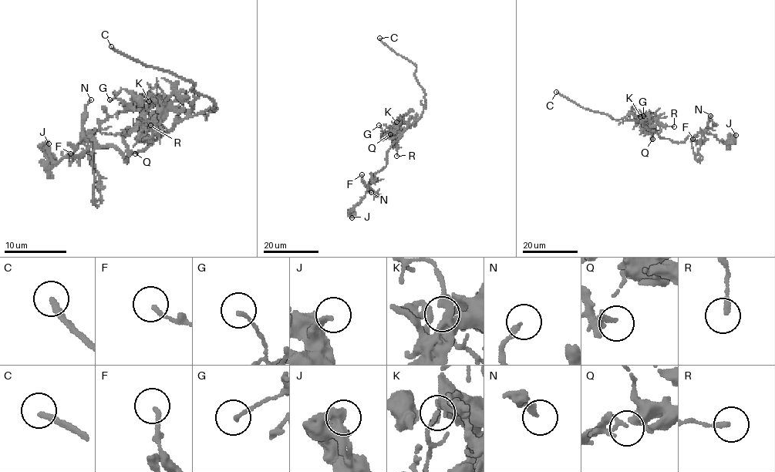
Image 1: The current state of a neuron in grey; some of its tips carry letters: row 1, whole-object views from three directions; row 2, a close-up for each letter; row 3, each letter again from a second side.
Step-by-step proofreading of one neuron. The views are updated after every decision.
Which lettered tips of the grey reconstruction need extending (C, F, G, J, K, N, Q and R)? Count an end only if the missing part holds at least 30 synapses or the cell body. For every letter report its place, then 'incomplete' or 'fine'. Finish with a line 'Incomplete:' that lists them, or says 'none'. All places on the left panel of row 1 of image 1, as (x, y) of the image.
C: (111, 46) | incomplete
F: (70, 153) | fine
G: (109, 99) | fine
J: (48, 143) | fine
K: (149, 101) | fine
N: (91, 99) | fine
Q: (135, 153) | fine
R: (150, 125) | fine
Incomplete: C

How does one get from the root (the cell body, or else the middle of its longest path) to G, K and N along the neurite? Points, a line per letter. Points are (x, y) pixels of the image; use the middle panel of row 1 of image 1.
G: (409, 126), (403, 123), (391, 133), (383, 131), (379, 125)
K: (409, 126), (402, 128), (395, 126), (396, 122)
N: (409, 126), (387, 153), (386, 165), (375, 174), (368, 185), (367, 189), (371, 192)

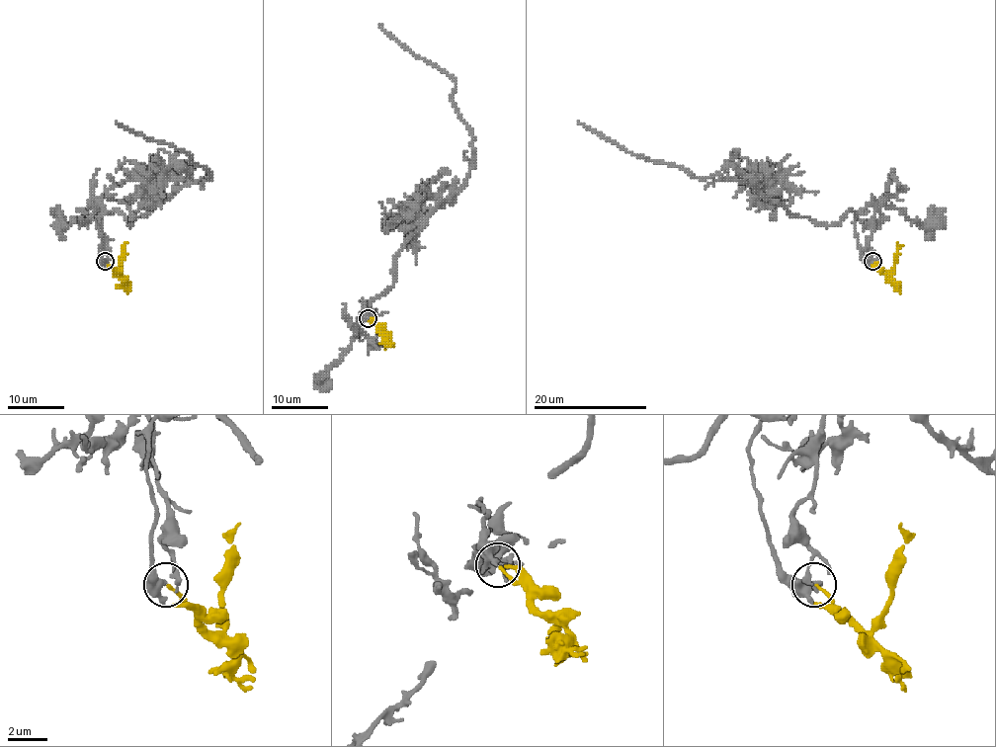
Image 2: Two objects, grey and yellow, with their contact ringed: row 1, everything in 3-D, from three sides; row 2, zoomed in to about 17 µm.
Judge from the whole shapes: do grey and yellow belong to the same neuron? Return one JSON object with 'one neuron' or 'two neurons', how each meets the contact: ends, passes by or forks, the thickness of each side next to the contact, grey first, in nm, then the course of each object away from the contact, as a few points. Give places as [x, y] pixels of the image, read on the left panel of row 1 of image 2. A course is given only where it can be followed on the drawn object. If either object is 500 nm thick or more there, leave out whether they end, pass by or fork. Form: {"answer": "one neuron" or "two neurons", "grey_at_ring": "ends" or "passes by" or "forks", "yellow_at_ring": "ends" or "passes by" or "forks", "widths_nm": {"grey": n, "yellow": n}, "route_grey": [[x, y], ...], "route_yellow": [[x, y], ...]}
{"answer": "two neurons", "grey_at_ring": "forks", "yellow_at_ring": "ends", "widths_nm": {"grey": 260, "yellow": 150}, "route_grey": [[104, 261], [103, 213], [120, 211], [130, 224], [177, 190], [211, 177], [187, 160], [192, 155], [117, 122]], "route_yellow": [[106, 261], [120, 274], [126, 243]]}

